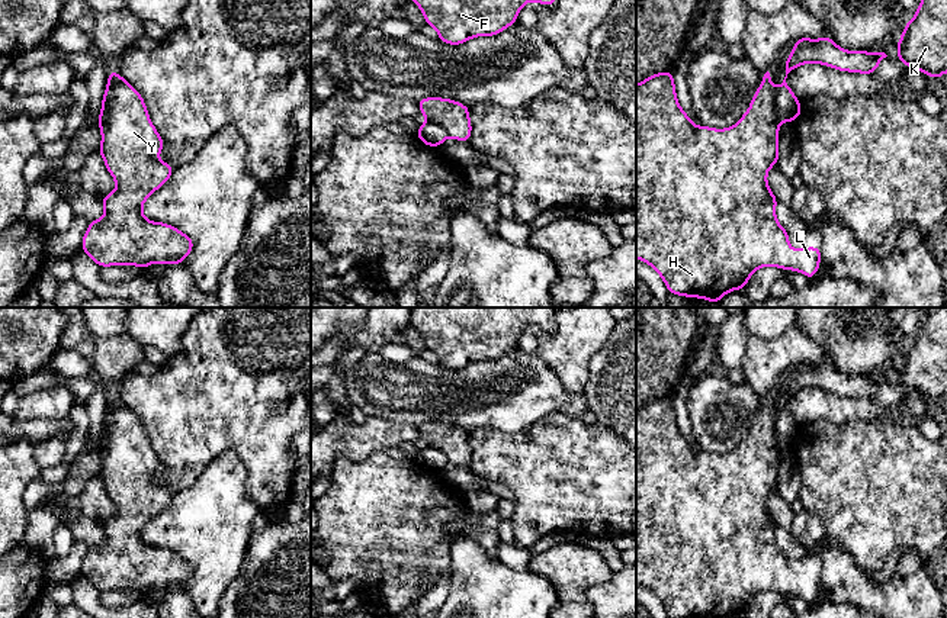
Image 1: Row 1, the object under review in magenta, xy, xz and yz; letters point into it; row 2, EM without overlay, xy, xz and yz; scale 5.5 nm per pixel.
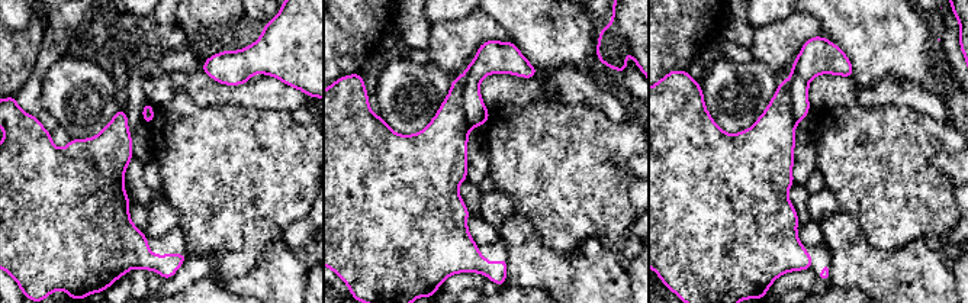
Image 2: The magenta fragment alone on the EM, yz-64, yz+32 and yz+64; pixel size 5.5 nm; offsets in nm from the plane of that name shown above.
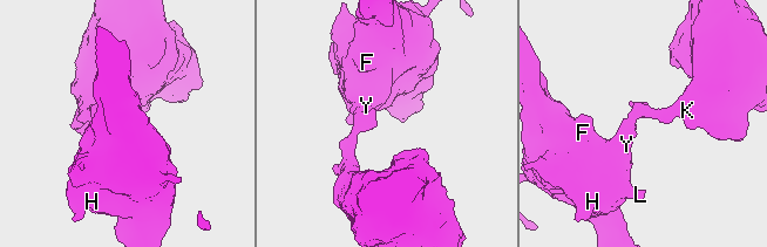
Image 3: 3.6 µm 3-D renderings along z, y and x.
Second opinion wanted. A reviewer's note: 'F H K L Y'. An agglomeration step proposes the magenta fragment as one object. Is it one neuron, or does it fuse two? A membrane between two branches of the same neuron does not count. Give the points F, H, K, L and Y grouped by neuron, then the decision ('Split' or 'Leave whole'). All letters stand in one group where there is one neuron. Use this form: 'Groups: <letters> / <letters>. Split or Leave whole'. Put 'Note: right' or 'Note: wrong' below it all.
Groups: F H L Y / K. Split
Note: wrong

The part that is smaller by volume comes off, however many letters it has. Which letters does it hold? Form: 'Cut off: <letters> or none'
Cut off: K

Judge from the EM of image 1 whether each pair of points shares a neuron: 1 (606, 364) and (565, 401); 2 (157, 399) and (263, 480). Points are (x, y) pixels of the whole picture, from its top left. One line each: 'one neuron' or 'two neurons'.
1: two neurons
2: one neuron

